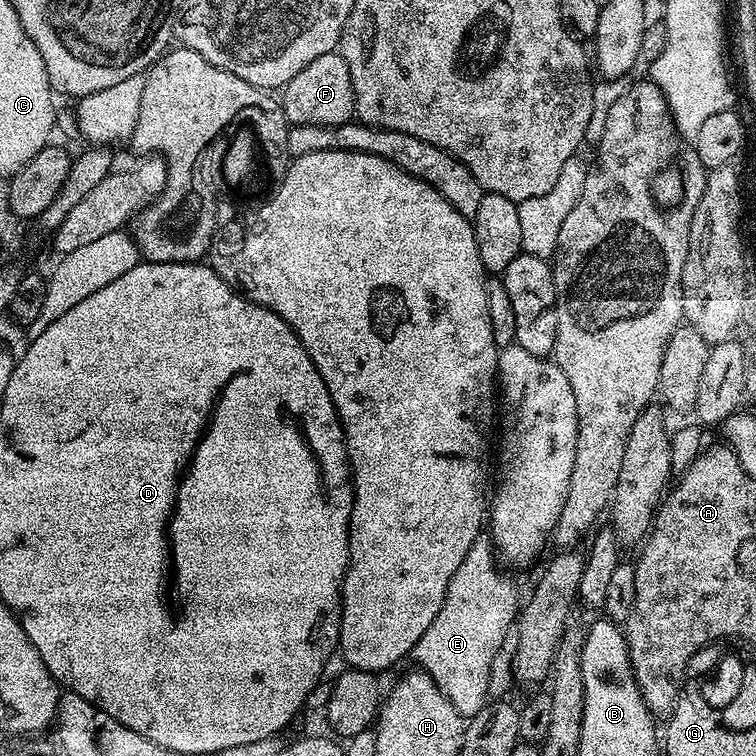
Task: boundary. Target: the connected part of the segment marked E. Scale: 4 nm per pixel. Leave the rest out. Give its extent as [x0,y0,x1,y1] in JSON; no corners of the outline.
[410,534,522,718]

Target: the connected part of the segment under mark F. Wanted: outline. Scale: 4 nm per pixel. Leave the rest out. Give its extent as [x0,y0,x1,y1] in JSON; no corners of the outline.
[282,51,356,126]

